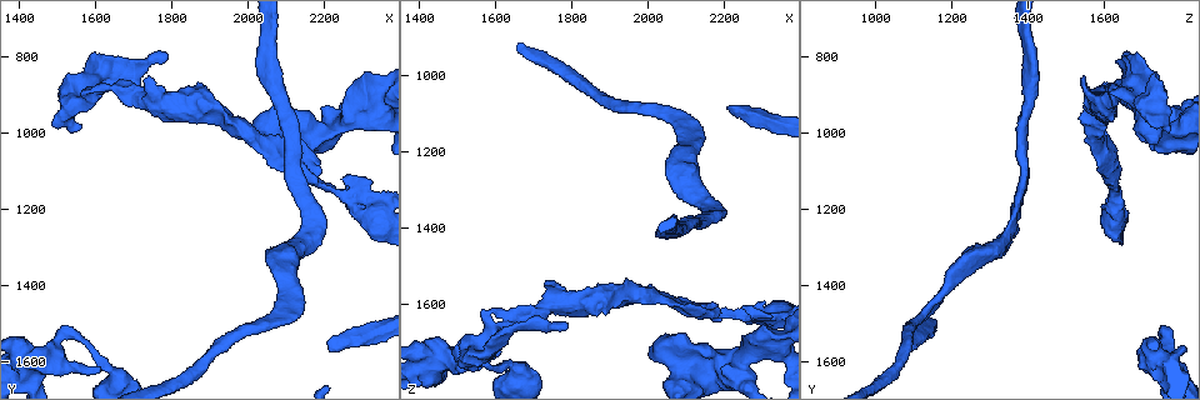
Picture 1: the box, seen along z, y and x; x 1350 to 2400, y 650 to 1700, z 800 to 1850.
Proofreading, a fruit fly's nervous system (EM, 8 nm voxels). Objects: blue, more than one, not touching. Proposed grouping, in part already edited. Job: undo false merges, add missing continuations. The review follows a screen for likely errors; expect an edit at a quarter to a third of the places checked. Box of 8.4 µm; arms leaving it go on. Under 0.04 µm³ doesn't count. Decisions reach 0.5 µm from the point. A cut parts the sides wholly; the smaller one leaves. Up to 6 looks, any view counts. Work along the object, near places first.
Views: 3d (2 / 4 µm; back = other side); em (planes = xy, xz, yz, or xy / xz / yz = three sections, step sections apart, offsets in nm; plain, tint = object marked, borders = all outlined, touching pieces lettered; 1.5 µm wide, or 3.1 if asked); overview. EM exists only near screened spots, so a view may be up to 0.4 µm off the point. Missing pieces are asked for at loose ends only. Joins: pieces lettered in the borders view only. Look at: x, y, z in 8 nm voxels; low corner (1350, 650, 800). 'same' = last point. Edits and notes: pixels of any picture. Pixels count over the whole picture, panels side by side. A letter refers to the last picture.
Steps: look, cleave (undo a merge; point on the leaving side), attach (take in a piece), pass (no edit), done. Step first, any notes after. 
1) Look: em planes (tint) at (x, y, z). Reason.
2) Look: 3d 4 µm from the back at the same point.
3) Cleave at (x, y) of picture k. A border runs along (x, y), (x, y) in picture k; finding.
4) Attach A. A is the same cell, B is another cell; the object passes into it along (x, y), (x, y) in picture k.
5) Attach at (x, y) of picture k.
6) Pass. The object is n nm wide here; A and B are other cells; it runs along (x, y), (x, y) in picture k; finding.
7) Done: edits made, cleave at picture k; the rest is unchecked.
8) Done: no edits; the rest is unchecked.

Look: 3d 4 µm at (2205, 1145, 1635). Calibre changes.

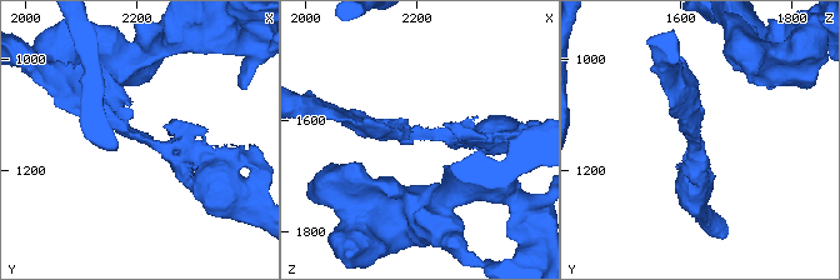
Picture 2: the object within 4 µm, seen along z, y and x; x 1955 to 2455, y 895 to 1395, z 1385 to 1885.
Look: em planes (borders) at (2210, 1140, 1630). Need the tissue.

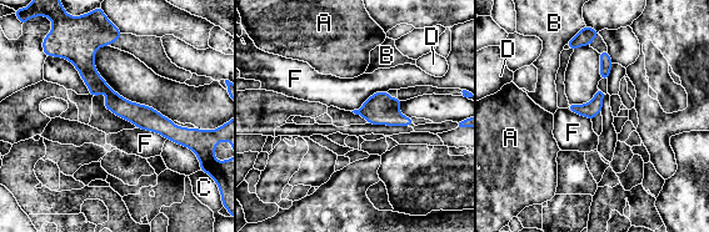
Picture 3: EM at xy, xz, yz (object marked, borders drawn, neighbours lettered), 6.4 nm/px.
Pass. A, B, C, D and F are other cells; one cell here.

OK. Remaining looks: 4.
Look: em planes (borders) at (1620, 1620, 1745). Calibre changes.

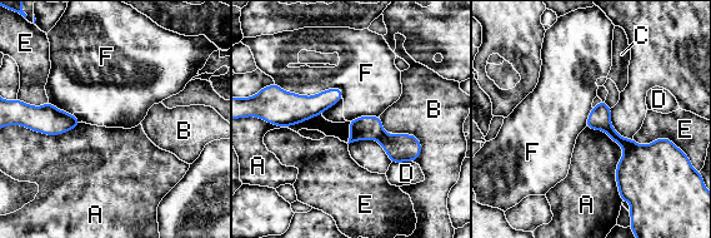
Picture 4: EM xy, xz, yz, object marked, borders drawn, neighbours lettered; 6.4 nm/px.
Cleave at (364, 128) of picture 4. A, B, C, D, E and F are other cells; a border runs along (385, 132), (376, 139) in picture 4; two cells meet here.

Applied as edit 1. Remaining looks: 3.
Look: 3d 2 µm from the back at (2120, 1495, 1105). Branch stops here.

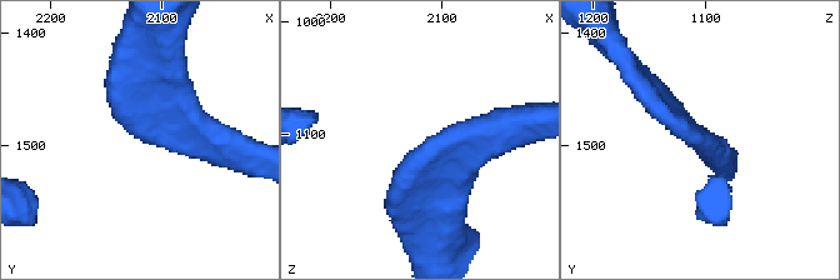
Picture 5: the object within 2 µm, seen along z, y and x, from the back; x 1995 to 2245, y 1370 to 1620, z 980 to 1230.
Look: em xz step 8 (borders) at (2114, 1498, 1106). Now the EM.

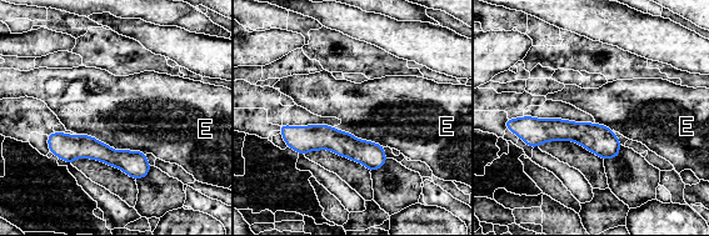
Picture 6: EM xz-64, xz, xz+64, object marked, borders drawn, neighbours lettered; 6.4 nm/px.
Pass. E is another cell; a border runs along (333, 126), (384, 146) in picture 6; no lettered piece goes on from it.

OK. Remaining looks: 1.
Done: edits made, cleave at picture 4; the rest is unchecked.

